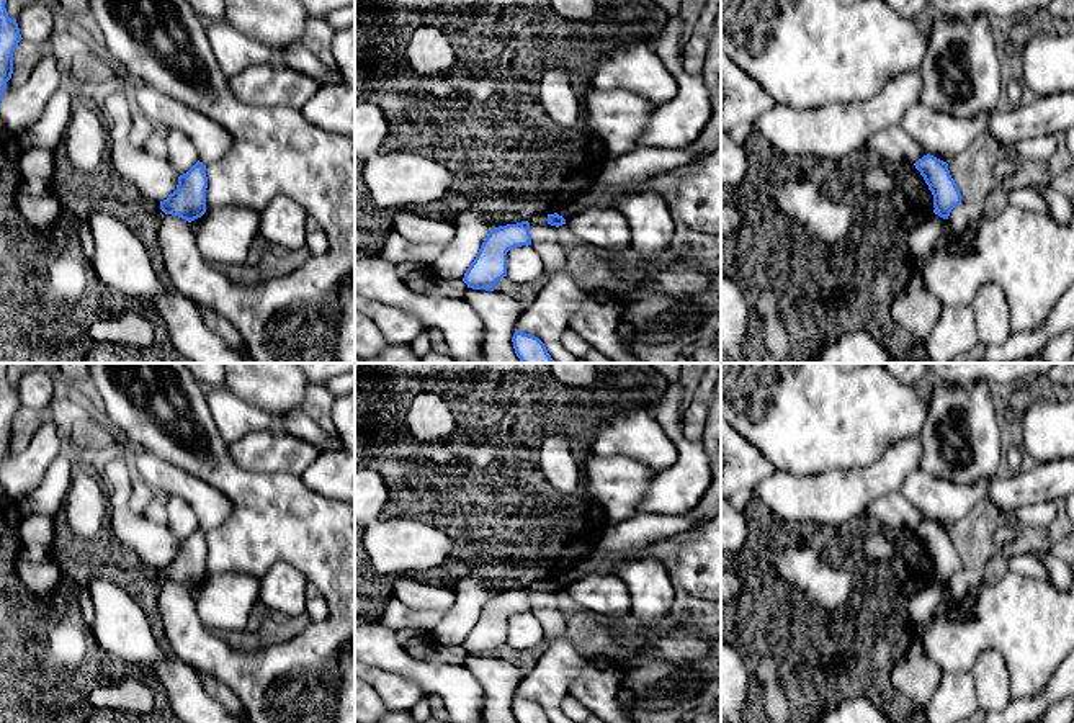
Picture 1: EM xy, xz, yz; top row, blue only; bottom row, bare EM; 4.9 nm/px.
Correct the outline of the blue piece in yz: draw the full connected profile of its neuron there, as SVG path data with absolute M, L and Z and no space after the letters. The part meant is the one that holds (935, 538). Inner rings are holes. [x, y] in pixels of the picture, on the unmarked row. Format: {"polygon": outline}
{"polygon": "M927 520L914 532L933 561L933 579L948 586L951 576L961 569L961 559L950 541L948 530Z"}

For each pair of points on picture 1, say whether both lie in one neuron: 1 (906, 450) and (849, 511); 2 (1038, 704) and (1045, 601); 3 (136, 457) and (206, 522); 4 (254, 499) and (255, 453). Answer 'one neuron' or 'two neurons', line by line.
1: one neuron
2: two neurons
3: one neuron
4: two neurons

